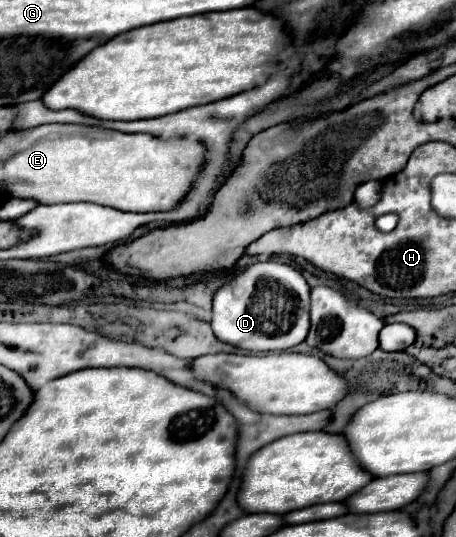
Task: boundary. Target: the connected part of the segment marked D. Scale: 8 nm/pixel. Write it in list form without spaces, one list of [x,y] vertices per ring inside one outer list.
[[[276,260],[256,262],[216,290],[214,302],[212,302],[212,332],[218,340],[250,352],[288,350],[300,344],[308,336],[308,330],[310,330],[308,310],[310,310],[310,286],[296,268]]]

